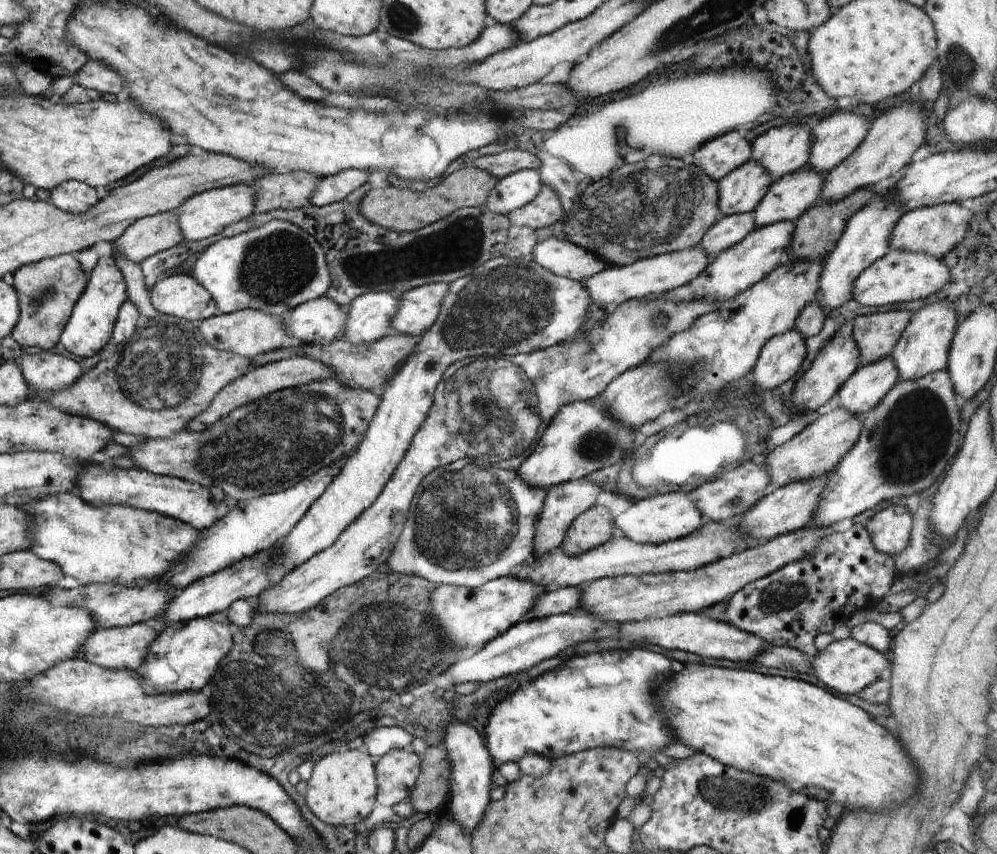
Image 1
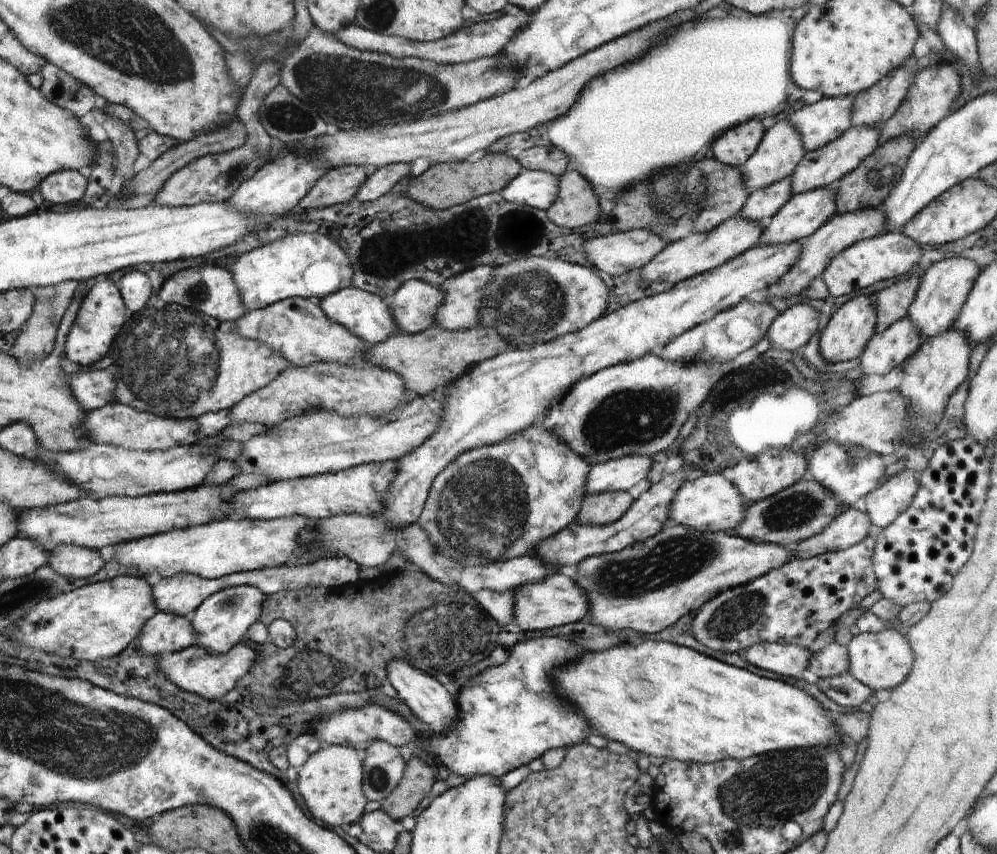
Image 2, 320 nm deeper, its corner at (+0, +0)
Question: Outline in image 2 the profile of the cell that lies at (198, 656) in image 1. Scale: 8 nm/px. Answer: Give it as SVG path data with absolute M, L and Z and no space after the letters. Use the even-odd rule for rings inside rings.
M233 586L210 595L190 615L190 622L197 634L197 644L211 653L226 653L246 638L247 630L259 620L263 603L268 595L257 586Z

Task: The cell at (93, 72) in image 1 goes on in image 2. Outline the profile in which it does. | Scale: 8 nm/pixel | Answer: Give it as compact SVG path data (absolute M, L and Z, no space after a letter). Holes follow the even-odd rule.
M46 63L41 72L41 94L59 107L77 115L78 119L90 110L107 104L105 98L99 97L88 85L76 80L55 64Z

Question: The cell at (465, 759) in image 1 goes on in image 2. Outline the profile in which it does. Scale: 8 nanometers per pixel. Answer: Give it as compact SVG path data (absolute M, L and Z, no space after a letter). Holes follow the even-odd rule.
M396 659L387 664L386 678L397 692L398 699L402 699L424 728L432 734L442 735L456 722L458 706L454 697L435 677L423 670L412 666L407 660Z

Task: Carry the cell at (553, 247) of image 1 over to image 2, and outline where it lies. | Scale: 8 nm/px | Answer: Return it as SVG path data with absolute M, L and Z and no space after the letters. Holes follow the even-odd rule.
M634 229L624 232L614 232L602 235L584 243L586 256L596 266L596 269L617 277L625 272L640 270L648 264L659 252L662 252L669 242L648 229Z

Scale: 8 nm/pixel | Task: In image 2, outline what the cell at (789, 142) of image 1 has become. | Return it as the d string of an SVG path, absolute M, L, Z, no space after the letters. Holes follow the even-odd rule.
M854 95L822 97L788 116L791 125L799 130L806 151L822 148L853 127L854 99Z

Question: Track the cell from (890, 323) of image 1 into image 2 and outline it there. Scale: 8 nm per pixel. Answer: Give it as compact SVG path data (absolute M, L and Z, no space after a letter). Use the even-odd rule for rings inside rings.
M918 275L900 279L873 297L877 314L875 332L884 332L894 322L907 316L910 305L917 293L921 278Z

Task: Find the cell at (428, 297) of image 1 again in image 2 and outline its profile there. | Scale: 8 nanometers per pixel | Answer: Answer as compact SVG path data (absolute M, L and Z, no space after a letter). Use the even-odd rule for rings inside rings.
M484 265L444 280L439 289L445 292L445 302L438 310L436 324L451 331L479 326L479 308L493 270Z

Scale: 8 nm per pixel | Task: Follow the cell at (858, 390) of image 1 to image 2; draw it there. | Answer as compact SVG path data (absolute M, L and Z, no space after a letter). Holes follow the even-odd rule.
M907 316L894 322L884 332L875 332L860 356L864 376L888 374L910 358L923 341L919 328Z

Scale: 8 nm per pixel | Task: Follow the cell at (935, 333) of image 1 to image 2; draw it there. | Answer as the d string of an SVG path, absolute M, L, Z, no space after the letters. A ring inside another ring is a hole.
M949 257L934 263L921 276L917 293L907 317L919 328L922 337L928 338L954 328L954 323L974 286L981 268L969 258Z

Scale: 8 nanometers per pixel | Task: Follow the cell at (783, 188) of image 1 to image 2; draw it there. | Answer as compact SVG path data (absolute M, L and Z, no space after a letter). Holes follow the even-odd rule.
M882 124L876 126L854 125L849 128L841 137L825 144L822 148L813 151L806 151L804 158L791 174L793 195L812 189L827 187L834 180L841 180L852 169L855 169L865 158L868 158L880 144Z

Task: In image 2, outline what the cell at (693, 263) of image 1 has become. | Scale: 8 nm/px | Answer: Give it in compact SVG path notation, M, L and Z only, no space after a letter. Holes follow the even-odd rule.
M740 214L727 218L722 224L715 226L709 233L691 234L686 238L674 241L659 252L639 271L647 281L668 281L676 284L699 274L710 272L713 268L722 266L739 254L761 242L763 228L758 221L751 221Z

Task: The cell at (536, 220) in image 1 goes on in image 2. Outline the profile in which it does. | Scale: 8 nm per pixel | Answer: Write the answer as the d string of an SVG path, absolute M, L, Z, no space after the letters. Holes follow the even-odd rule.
M569 169L559 177L557 199L546 211L547 217L567 229L580 229L602 214L593 186L578 171Z

